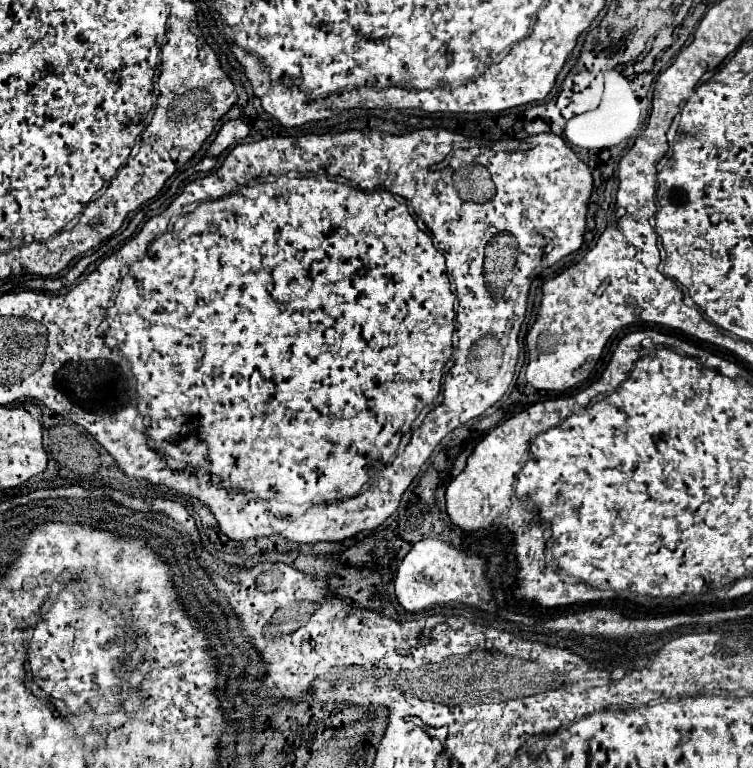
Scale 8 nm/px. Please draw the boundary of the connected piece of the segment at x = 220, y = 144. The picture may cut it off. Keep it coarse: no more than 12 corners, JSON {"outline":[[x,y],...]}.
{"outline":[[241,118],[219,128],[207,154],[217,158],[249,134]]}

